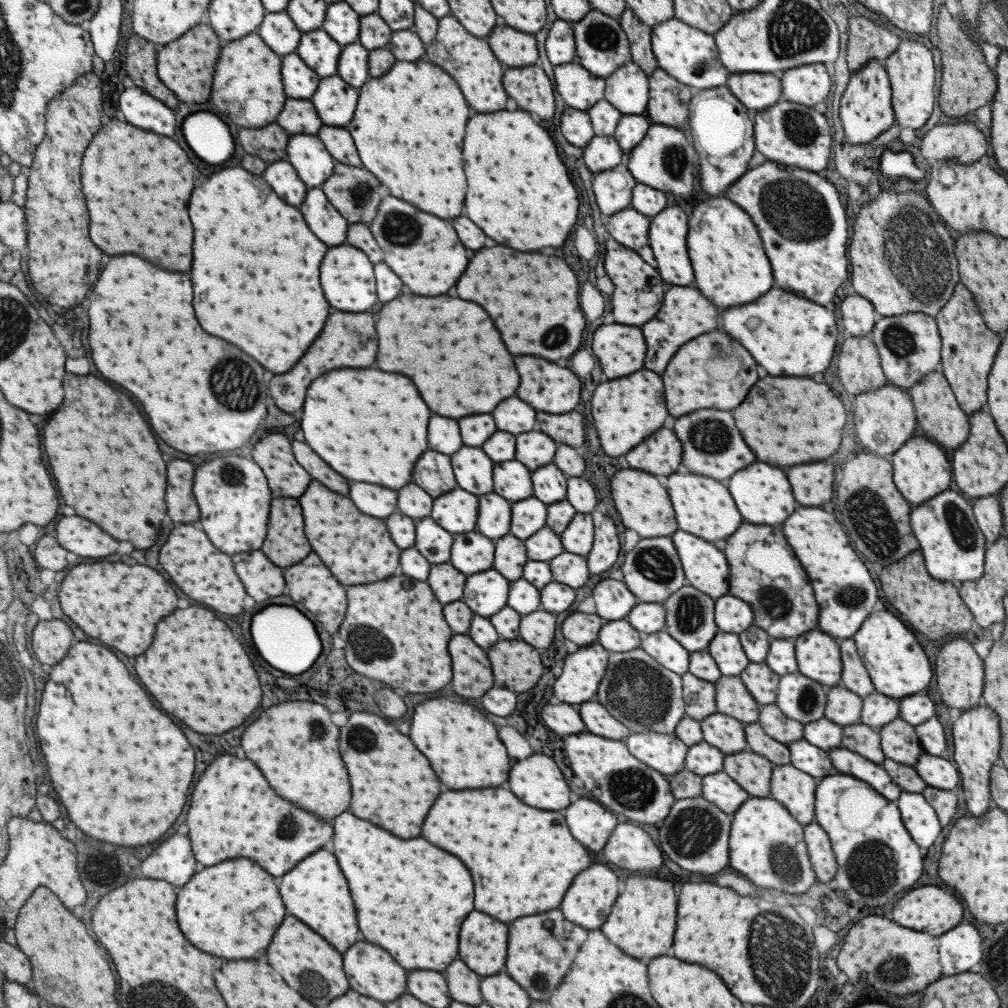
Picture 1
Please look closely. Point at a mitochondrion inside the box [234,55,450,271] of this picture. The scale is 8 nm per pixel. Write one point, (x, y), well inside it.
(399, 228)

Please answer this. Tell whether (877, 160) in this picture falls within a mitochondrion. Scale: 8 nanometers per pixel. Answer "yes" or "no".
no

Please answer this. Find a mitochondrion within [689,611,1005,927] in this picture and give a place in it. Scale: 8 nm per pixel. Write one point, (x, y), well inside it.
(872, 867)

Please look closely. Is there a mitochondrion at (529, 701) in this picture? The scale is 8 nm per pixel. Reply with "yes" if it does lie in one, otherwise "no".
no

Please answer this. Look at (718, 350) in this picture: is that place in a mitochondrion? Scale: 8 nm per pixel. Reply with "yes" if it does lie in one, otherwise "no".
yes

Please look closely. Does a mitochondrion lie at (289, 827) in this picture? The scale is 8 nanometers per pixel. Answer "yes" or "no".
yes

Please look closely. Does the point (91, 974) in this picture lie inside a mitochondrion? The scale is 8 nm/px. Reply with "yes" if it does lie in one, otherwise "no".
no

